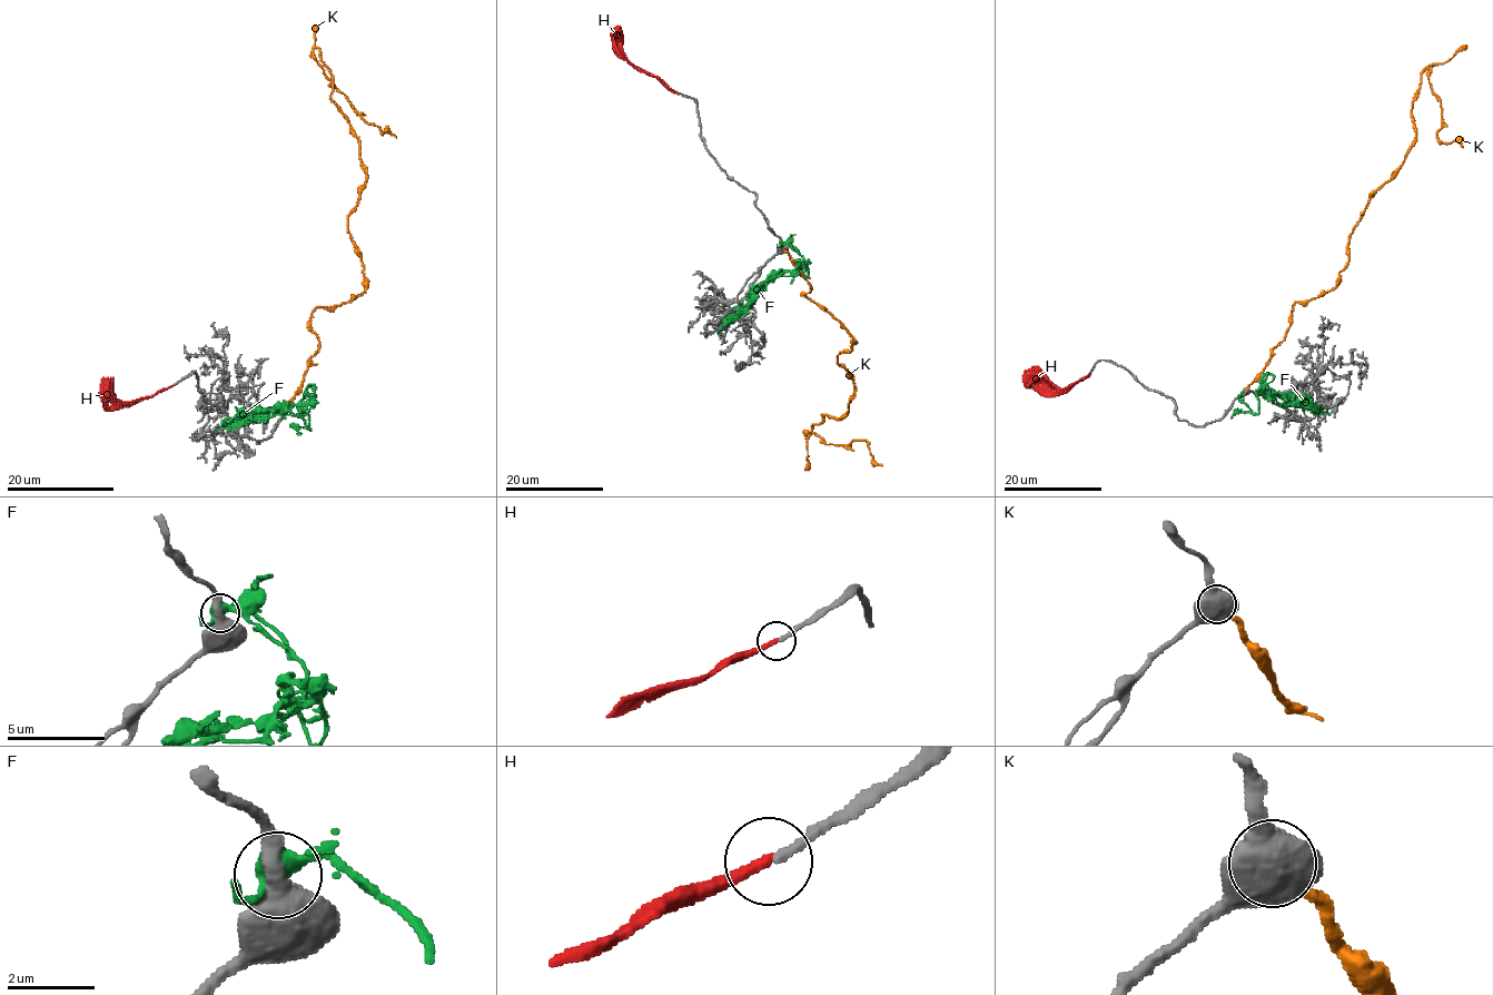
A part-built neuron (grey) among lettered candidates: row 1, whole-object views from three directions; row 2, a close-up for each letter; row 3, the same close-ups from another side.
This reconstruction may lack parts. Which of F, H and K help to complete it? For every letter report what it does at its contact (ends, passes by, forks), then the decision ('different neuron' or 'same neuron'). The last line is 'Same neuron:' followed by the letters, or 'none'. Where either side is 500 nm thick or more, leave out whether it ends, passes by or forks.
F: different neuron
H: it ends | same neuron
K: different neuron
Same neuron: H

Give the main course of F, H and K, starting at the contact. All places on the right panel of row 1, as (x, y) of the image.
F: (1241, 395), (1238, 397), (1253, 413), (1259, 411), (1259, 394), (1273, 392), (1289, 397), (1308, 397), (1330, 415)
H: (1089, 373), (1073, 385), (1024, 385)
K: (1246, 390), (1292, 306), (1336, 286), (1352, 229), (1414, 140), (1414, 94), (1432, 66), (1437, 139), (1463, 147)

